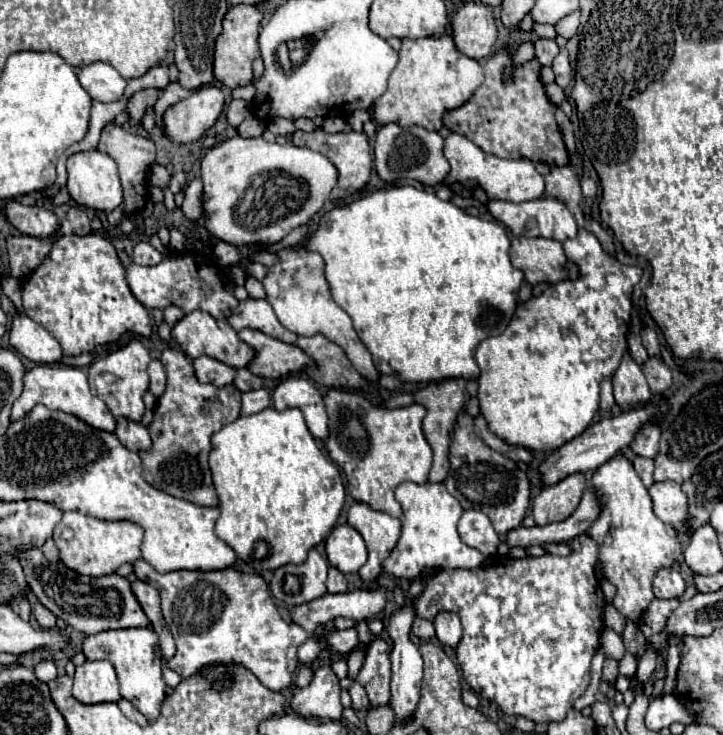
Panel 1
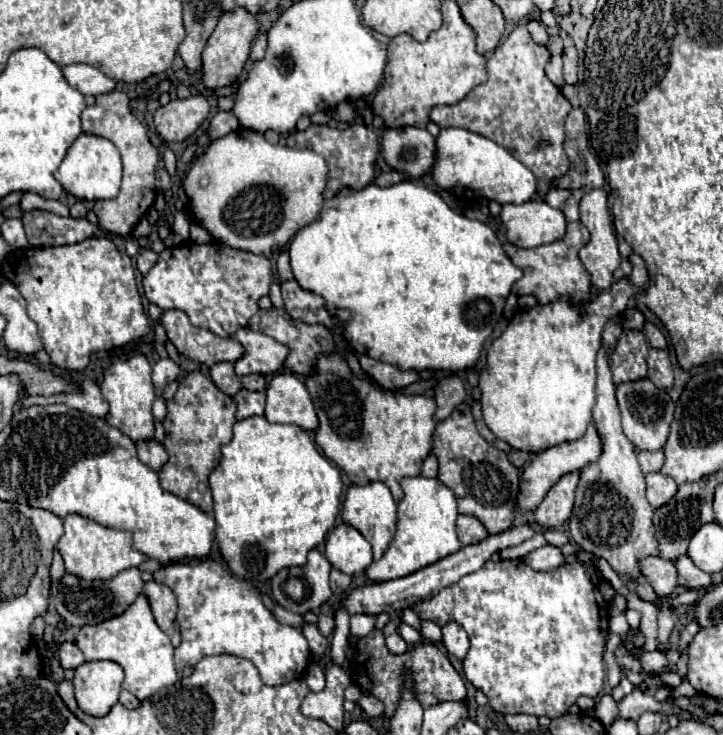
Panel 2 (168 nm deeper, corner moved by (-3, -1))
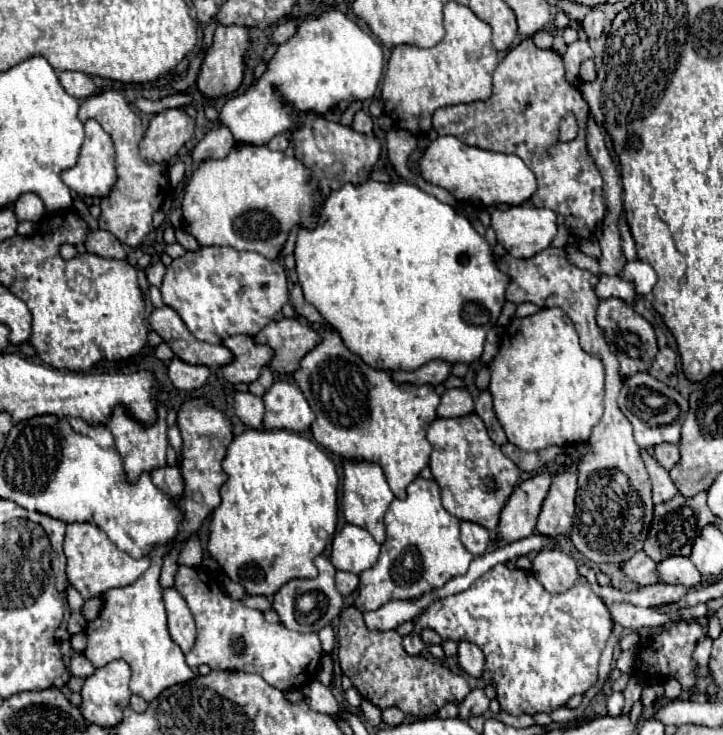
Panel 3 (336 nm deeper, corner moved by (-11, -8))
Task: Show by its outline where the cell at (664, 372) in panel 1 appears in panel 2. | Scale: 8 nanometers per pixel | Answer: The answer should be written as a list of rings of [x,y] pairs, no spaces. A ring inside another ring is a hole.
[[[650,348],[648,354],[648,378],[656,382],[660,388],[672,388],[674,384],[674,374],[672,374],[672,364],[668,350],[660,348]]]

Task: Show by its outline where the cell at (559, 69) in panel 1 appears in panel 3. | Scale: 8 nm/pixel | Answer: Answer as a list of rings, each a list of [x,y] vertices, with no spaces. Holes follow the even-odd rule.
[[[586,59],[580,67],[580,81],[582,83],[588,83],[588,81],[594,81],[596,79],[596,69],[594,69],[594,61],[592,59]]]

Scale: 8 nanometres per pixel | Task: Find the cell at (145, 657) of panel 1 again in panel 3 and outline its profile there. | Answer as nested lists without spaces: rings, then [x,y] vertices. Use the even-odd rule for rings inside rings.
[[[156,547],[148,557],[152,559],[148,571],[136,583],[124,589],[110,589],[102,595],[104,609],[96,621],[86,625],[88,645],[84,655],[94,667],[104,667],[116,659],[124,659],[132,667],[130,689],[146,701],[156,699],[166,687],[190,681],[196,673],[186,665],[184,653],[170,639],[166,629],[166,611],[162,601],[162,587],[158,585],[162,557],[166,547]]]

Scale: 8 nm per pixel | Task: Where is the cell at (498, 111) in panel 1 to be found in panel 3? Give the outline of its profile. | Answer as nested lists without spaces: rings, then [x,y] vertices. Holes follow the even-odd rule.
[[[528,37],[518,47],[508,51],[508,55],[496,67],[494,91],[488,101],[476,101],[476,103],[438,109],[434,113],[434,129],[438,135],[454,135],[454,137],[460,137],[460,141],[468,145],[476,145],[480,149],[516,153],[518,157],[524,157],[524,161],[528,161],[528,167],[534,171],[538,179],[538,191],[532,195],[532,203],[536,207],[548,207],[554,213],[564,215],[566,225],[572,229],[576,237],[590,237],[596,225],[602,221],[606,207],[602,205],[600,171],[596,169],[586,149],[586,119],[588,119],[588,105],[582,99],[582,93],[564,79],[562,57],[552,49],[538,49],[534,41]],[[568,113],[572,113],[578,121],[578,137],[574,141],[562,143],[558,139],[558,131],[560,131],[560,121]]]

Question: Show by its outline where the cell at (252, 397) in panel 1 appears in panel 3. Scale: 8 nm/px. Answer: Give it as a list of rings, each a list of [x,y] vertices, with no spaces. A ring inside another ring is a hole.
[[[236,393],[234,395],[234,409],[240,421],[250,429],[260,429],[264,423],[264,401],[252,393]]]

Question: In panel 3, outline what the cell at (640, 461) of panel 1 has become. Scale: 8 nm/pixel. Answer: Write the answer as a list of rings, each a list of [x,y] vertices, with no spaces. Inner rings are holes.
[[[662,443],[662,445],[656,445],[652,449],[652,457],[666,469],[670,471],[676,461],[680,459],[680,453],[678,453],[678,445],[670,445],[670,443]]]

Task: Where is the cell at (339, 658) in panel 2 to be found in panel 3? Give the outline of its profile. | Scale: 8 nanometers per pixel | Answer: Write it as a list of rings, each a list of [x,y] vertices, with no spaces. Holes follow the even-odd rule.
[[[416,477],[408,485],[406,499],[394,499],[386,517],[386,543],[378,563],[360,577],[360,595],[354,601],[360,611],[374,611],[394,599],[414,599],[432,589],[440,589],[456,575],[464,575],[472,553],[460,541],[460,519],[442,507],[436,481]]]

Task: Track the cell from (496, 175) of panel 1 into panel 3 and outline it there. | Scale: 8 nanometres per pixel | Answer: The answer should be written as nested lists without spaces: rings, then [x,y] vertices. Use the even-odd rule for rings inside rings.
[[[452,135],[434,139],[420,159],[420,173],[428,183],[448,189],[458,201],[478,207],[522,205],[536,193],[536,177],[518,155],[470,147]]]

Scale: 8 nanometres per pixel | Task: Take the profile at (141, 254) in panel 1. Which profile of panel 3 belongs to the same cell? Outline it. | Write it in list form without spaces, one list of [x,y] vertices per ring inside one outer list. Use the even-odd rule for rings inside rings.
[[[156,261],[156,263],[148,265],[144,271],[146,271],[146,277],[148,277],[150,285],[154,285],[154,287],[160,287],[160,285],[162,285],[164,271],[166,271],[166,267],[164,267],[164,263],[162,263],[162,261]]]

